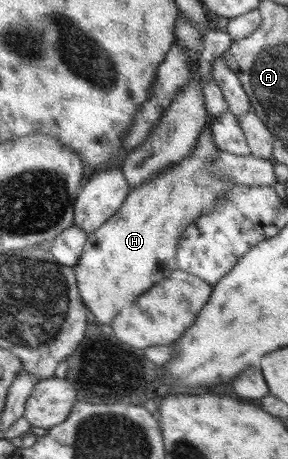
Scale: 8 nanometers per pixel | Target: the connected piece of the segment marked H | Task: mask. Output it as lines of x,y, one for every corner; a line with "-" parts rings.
209,124
203,126
191,151
192,154
183,158
178,166
163,170
163,172
155,174
153,178
129,189
125,200
116,210
116,213
86,236
85,245
83,245
83,250
77,258
73,272
77,282
79,299
93,314
97,326
109,324
121,308
131,305
141,293
163,278
167,278
167,275
175,269
175,247
179,233
199,213
205,213
213,207
215,195
217,197
225,196
225,191
233,185
225,178
221,180
215,174
209,174
208,166
216,158
216,152
221,152
211,138
211,126

